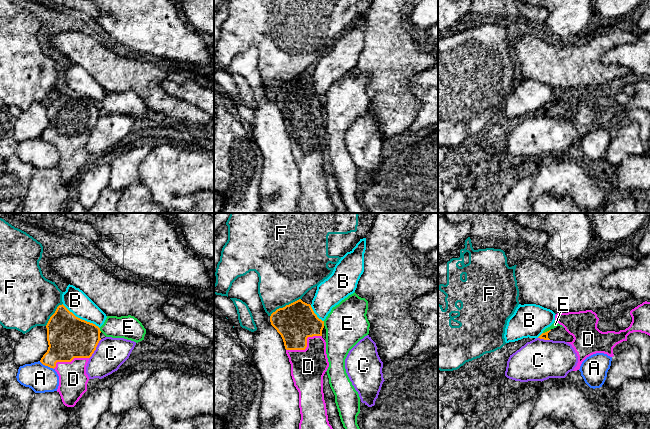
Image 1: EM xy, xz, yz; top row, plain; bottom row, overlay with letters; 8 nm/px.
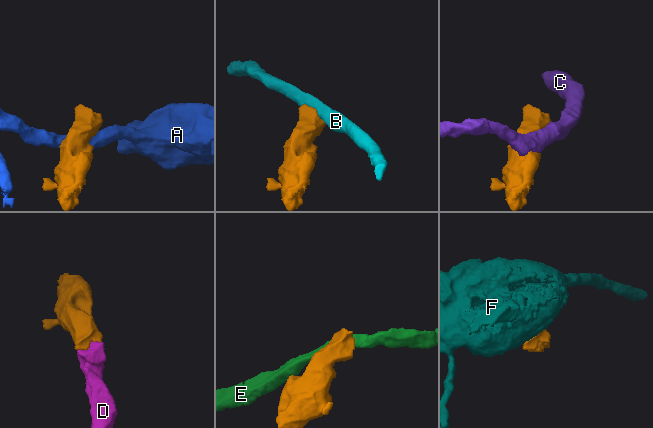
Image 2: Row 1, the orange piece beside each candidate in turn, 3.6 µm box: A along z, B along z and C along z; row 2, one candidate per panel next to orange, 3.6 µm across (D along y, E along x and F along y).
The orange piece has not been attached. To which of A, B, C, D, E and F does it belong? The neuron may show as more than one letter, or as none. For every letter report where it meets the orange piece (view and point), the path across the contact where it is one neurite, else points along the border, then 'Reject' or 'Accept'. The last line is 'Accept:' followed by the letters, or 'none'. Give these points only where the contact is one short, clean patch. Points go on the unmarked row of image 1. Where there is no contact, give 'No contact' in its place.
A: Touches orange at xy (46, 141). Reject
B: Touches orange at xy (81, 95). Reject
C: Touches orange at xy (95, 125). Reject
D: Touches orange at xz (306, 122). Accept
E: Touches orange at yz (547, 107). Boundary: yz (550, 105), (543, 109). Reject
F: Touches orange at xz (285, 82). Reject
Accept: D

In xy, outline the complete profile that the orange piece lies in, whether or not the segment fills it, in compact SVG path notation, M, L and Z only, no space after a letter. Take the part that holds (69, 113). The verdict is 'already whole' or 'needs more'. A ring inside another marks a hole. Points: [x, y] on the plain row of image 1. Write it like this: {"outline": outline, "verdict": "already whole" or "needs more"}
{"outline": "M63 80L57 83L46 104L49 123L40 138L57 148L59 152L57 168L65 182L74 183L87 167L89 153L86 150L86 142L101 116L100 104L93 99L76 93Z", "verdict": "needs more"}

